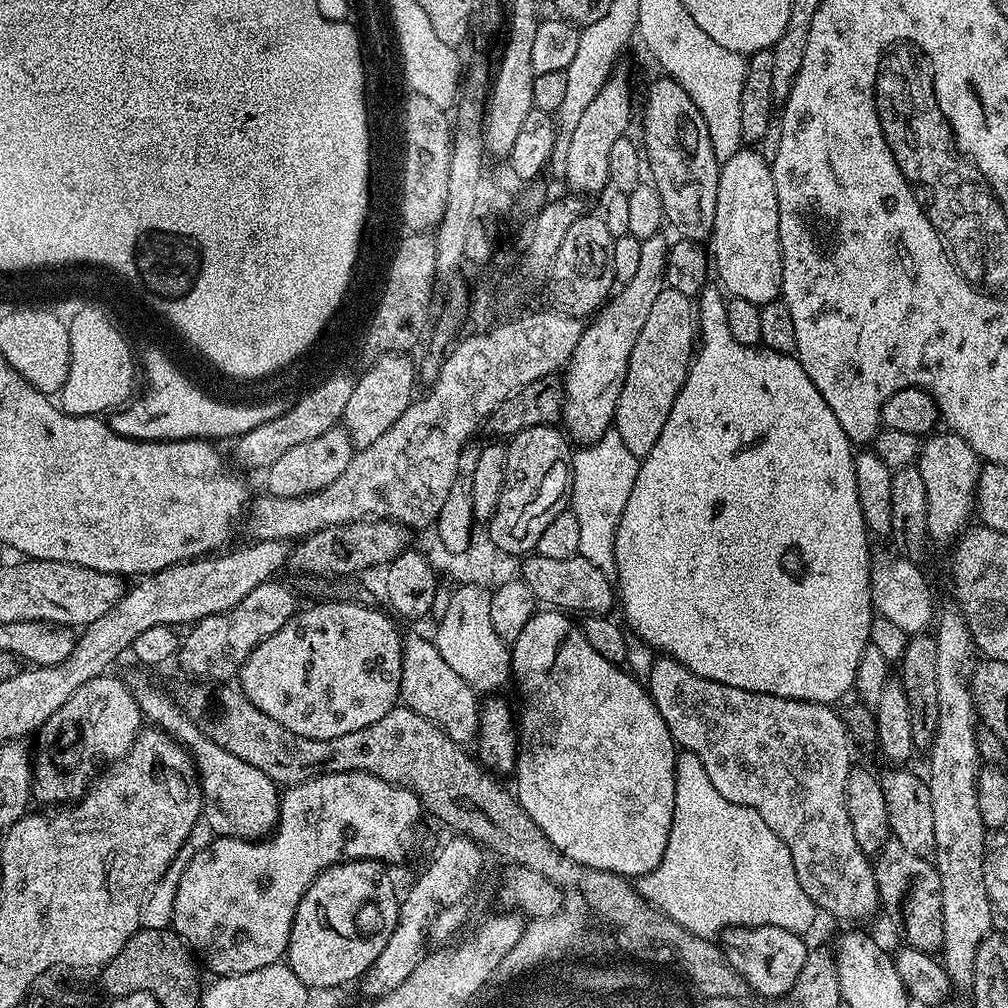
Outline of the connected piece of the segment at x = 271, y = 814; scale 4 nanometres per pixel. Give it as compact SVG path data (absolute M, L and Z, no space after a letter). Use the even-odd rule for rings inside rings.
M132 666L128 673L123 673L122 679L138 702L141 717L149 725L173 736L192 753L196 761L196 774L200 778L200 793L204 795L202 820L208 823L211 835L237 836L243 840L265 839L280 821L281 793L278 785L262 774L262 770L250 766L250 762L242 762L242 758L234 758L234 754L218 746L218 742L209 738L203 727L197 721L195 724L193 717L177 701L175 704L162 689L148 685L147 674L143 667Z

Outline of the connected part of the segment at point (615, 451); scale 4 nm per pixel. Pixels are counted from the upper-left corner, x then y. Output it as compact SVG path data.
M609 430L592 444L583 445L572 457L572 483L592 484L592 562L610 578L615 577L614 538L622 510L634 490L634 478L640 469L640 460L626 448L622 438Z

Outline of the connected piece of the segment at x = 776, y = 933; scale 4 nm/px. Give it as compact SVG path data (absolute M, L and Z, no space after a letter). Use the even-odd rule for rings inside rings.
M758 926L757 928L730 928L723 933L722 951L738 975L741 975L753 993L760 996L787 997L792 991L802 966L808 960L809 945L804 945L803 935L782 930L778 926Z

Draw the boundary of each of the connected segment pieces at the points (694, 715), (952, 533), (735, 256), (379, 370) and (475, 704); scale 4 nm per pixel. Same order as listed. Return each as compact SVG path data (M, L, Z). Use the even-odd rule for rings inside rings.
M660 658L653 663L646 687L673 740L702 762L710 782L714 782L714 790L730 802L752 808L786 842L790 858L794 858L794 874L798 874L802 890L821 913L829 912L840 920L860 920L881 907L873 861L858 846L846 810L844 787L854 761L848 749L850 733L835 707L738 690L702 678L671 658Z
M951 430L937 431L920 445L918 467L926 482L928 503L928 534L933 541L955 541L969 527L976 506L976 486L982 461L968 443ZM937 435L937 436L936 436Z
M741 148L721 163L710 252L721 287L731 297L768 304L780 296L781 246L771 163L754 148Z
M387 352L384 356L375 357L369 363L372 365L360 377L358 375L355 377L350 402L346 402L346 410L342 421L342 427L347 432L353 449L365 448L370 446L370 442L382 438L382 434L386 434L386 430L390 430L390 426L394 426L394 422L398 422L398 418L402 418L405 410L414 403L412 391L416 388L416 376L418 380L418 364L415 364L410 357L411 355L403 352Z
M424 636L403 637L404 653L402 654L402 678L400 679L400 700L403 707L422 714L430 722L434 722L454 742L462 746L477 739L480 730L481 701L476 689L452 669L442 658L438 646Z

